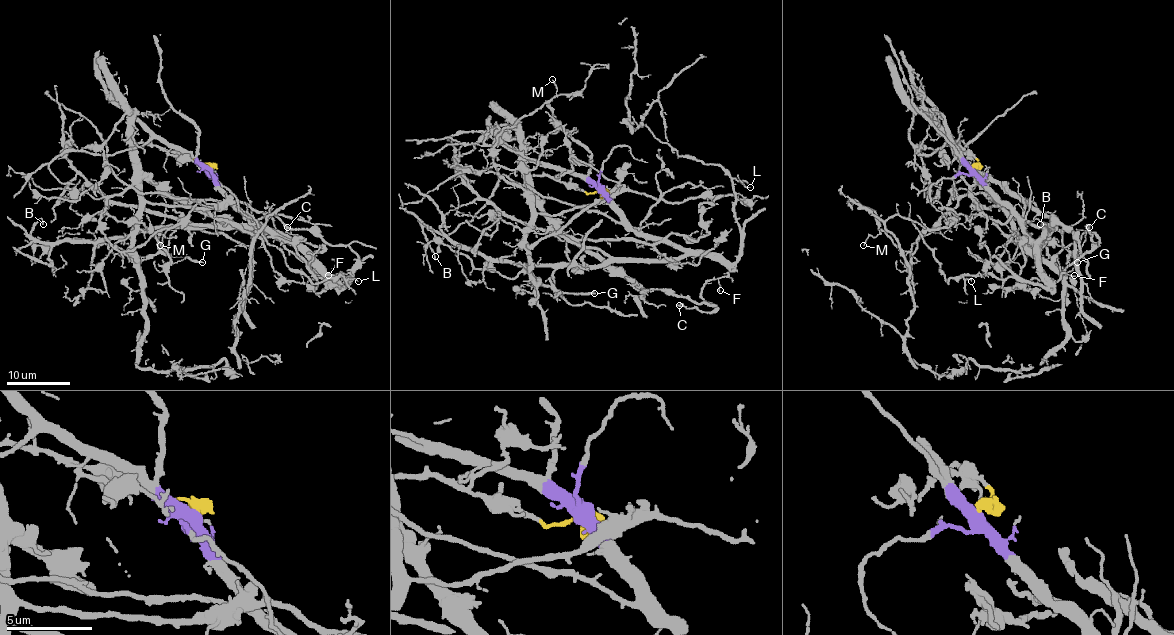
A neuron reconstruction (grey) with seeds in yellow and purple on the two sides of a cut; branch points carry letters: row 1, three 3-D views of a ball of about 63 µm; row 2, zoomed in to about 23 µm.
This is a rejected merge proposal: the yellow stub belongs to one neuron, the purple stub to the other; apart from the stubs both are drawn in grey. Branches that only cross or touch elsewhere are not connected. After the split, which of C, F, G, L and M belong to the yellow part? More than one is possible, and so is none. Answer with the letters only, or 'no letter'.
M

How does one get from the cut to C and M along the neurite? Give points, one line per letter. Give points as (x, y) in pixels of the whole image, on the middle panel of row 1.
C: (603, 189), (636, 229), (685, 249), (709, 251), (728, 269), (702, 289), (701, 295), (714, 310), (679, 305)
M: (603, 189), (585, 192), (525, 173), (525, 191), (499, 176), (493, 146), (503, 129), (555, 97), (552, 80)

